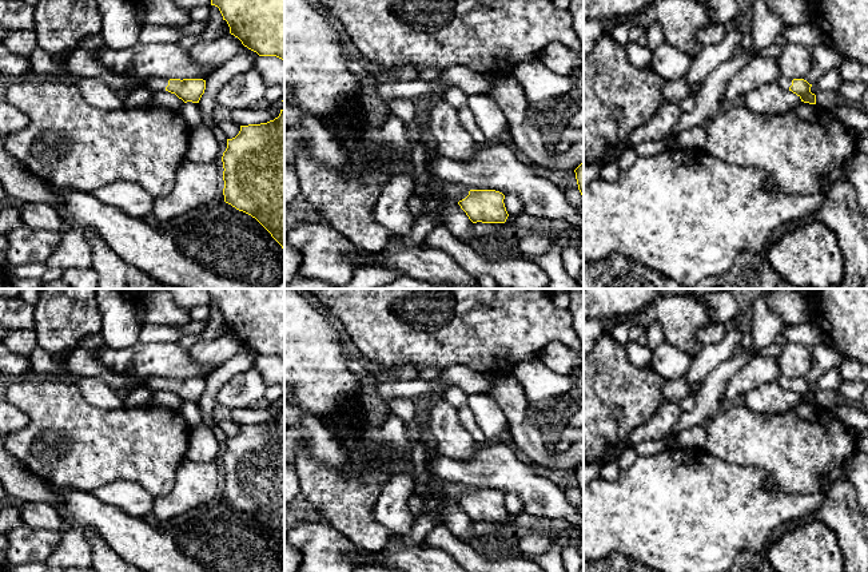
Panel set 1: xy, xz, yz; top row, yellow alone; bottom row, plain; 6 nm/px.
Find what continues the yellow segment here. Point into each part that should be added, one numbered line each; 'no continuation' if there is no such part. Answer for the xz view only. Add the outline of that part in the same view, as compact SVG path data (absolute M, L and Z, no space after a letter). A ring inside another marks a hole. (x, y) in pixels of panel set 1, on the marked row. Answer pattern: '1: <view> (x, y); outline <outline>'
1: xz (454, 193); outline M435 179L437 186L441 188L442 194L454 202L459 202L462 199L465 199L469 195L469 190L451 184L451 183L446 183L442 182L439 179Z

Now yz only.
1: yz (783, 82); outline M783 75L779 76L777 84L784 88L784 90L789 90L789 87L792 86L792 80L793 79L788 79Z

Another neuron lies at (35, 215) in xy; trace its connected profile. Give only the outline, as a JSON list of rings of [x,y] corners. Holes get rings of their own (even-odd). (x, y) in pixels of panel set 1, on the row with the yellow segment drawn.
[[[24,203],[20,214],[23,225],[31,230],[63,231],[65,229],[60,214],[47,203]]]

